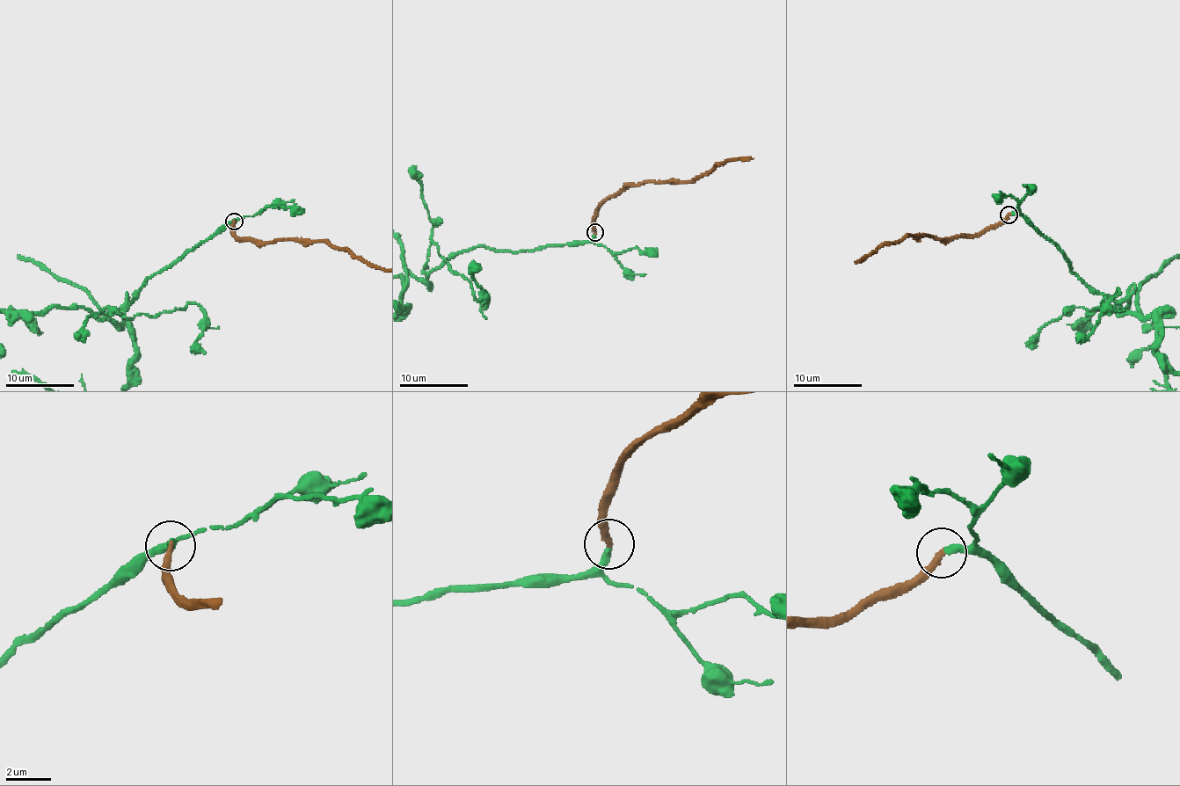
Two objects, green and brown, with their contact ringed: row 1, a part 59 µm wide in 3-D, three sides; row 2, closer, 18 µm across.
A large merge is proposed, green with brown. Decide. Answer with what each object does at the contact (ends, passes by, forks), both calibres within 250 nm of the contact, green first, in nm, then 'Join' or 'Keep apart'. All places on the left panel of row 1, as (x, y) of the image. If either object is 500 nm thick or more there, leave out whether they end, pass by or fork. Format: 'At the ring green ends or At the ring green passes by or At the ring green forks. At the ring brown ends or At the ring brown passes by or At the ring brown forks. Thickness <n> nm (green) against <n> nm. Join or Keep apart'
At the ring green ends. At the ring brown ends. Thickness 300 nm (green) against 280 nm. Join

